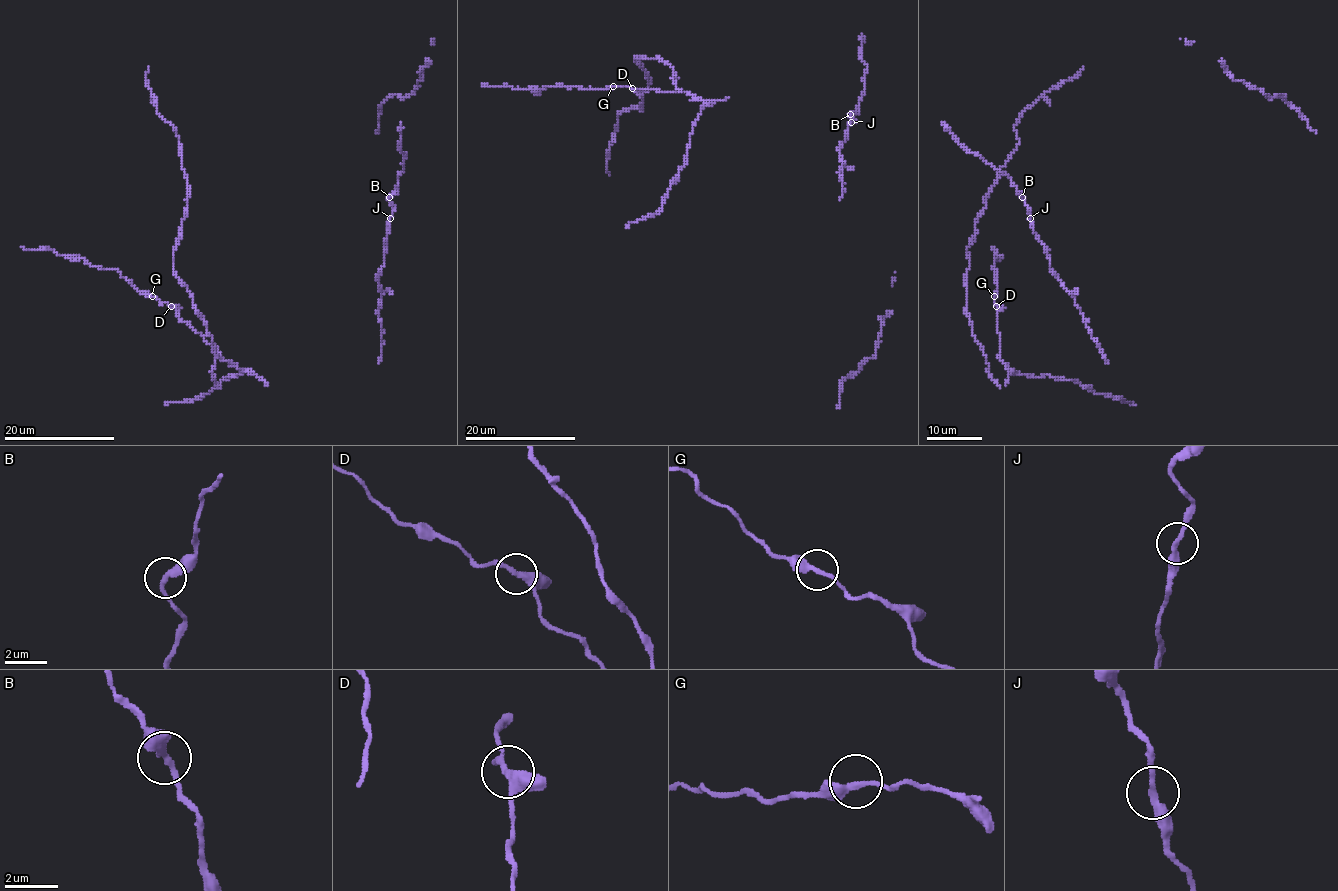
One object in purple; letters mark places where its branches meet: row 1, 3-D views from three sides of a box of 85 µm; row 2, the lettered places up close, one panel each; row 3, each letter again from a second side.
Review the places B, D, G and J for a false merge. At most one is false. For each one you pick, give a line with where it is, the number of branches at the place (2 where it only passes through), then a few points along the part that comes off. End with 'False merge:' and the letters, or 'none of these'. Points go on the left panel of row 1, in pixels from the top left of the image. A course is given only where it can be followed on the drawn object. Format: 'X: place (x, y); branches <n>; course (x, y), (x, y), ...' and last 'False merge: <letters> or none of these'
False merge: none of these

